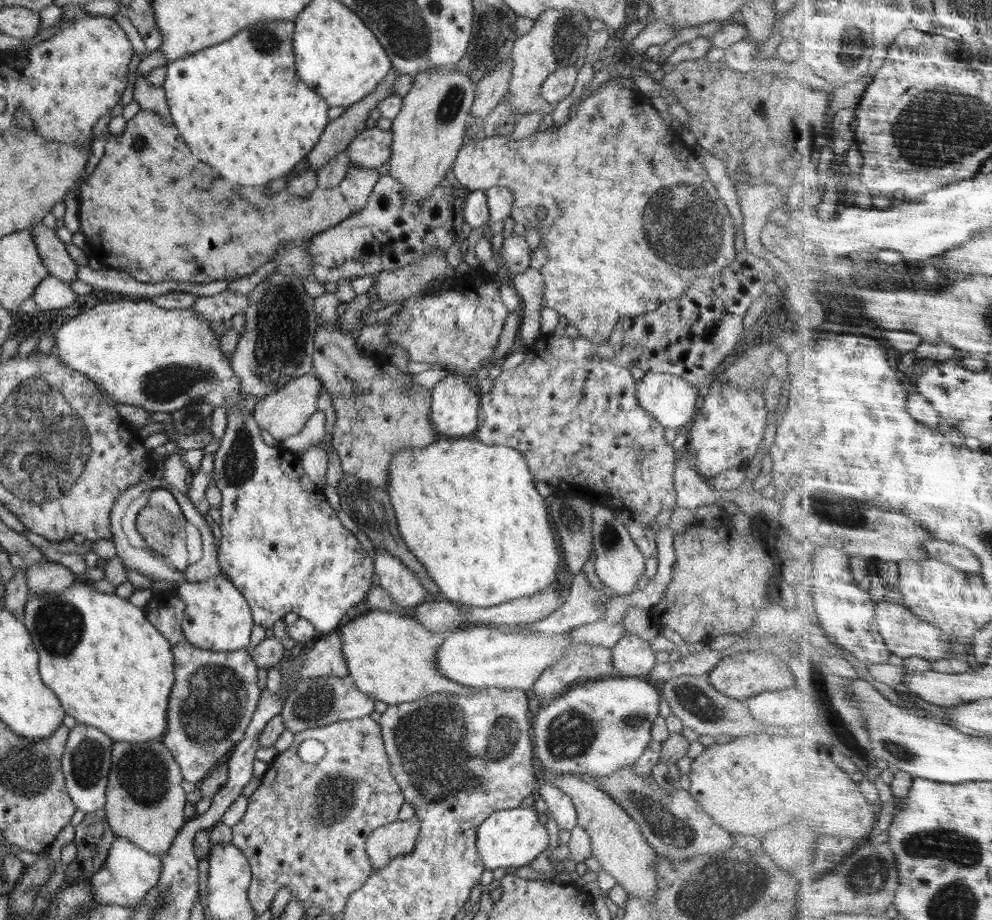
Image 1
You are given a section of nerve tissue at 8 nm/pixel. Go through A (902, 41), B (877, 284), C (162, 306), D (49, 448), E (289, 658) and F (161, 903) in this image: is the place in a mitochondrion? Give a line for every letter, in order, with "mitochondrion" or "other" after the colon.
A: other
B: other
C: other
D: mitochondrion
E: other
F: mitochondrion

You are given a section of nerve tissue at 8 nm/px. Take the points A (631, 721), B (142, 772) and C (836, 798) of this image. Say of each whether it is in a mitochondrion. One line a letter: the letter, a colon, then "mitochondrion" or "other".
A: mitochondrion
B: mitochondrion
C: other

